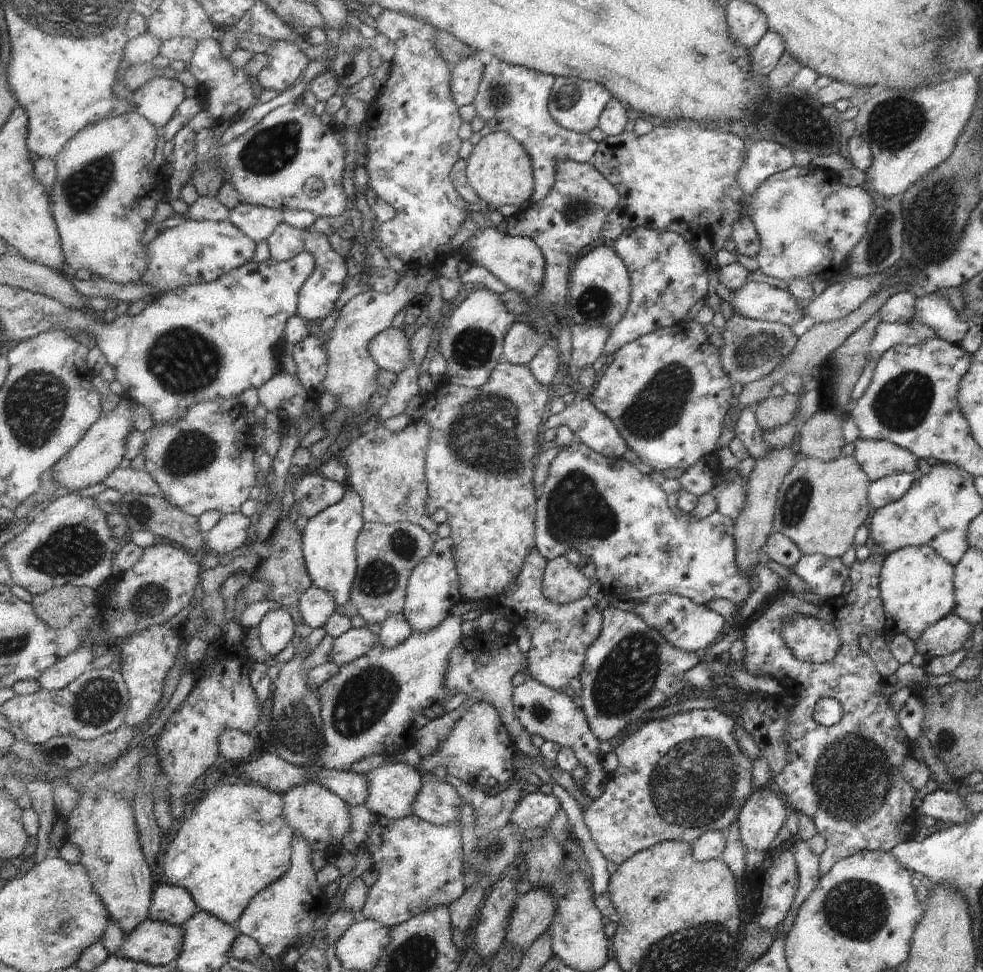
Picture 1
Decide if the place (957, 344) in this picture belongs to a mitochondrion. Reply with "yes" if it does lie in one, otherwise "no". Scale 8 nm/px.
no

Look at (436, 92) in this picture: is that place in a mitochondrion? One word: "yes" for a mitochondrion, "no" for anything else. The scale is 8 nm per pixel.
yes

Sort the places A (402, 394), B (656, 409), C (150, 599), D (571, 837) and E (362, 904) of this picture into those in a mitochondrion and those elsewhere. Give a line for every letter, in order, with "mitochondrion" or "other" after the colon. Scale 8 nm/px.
A: other
B: mitochondrion
C: mitochondrion
D: other
E: other

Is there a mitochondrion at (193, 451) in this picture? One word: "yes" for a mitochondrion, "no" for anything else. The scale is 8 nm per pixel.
yes

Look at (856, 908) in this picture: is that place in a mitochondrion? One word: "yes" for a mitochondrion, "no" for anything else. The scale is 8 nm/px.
yes

